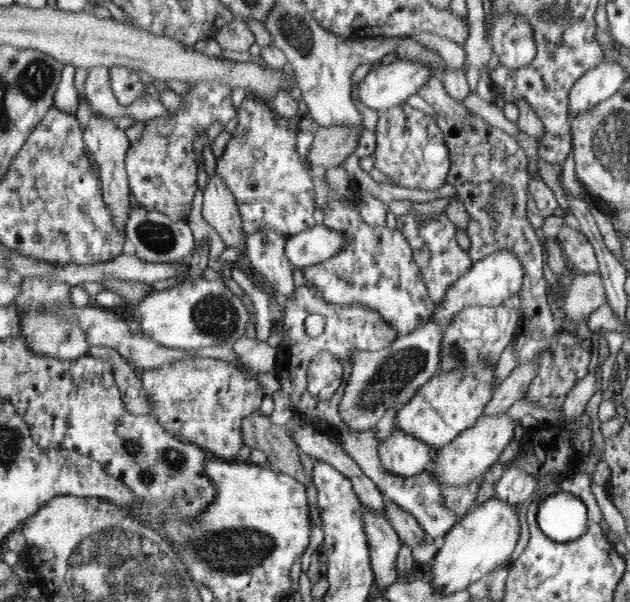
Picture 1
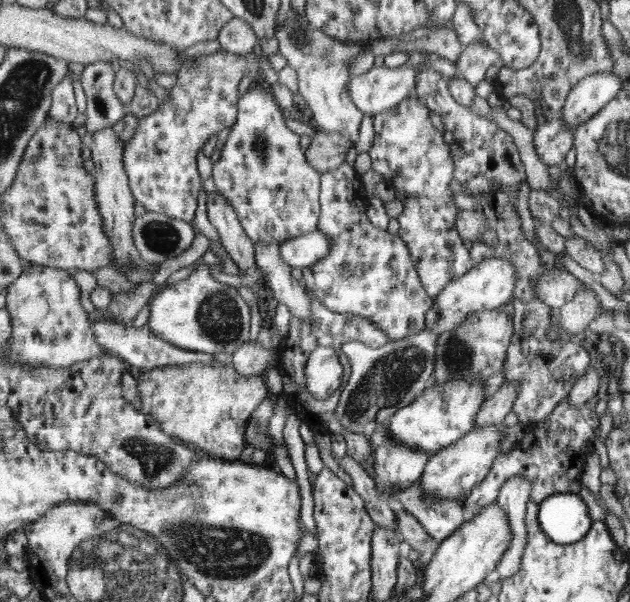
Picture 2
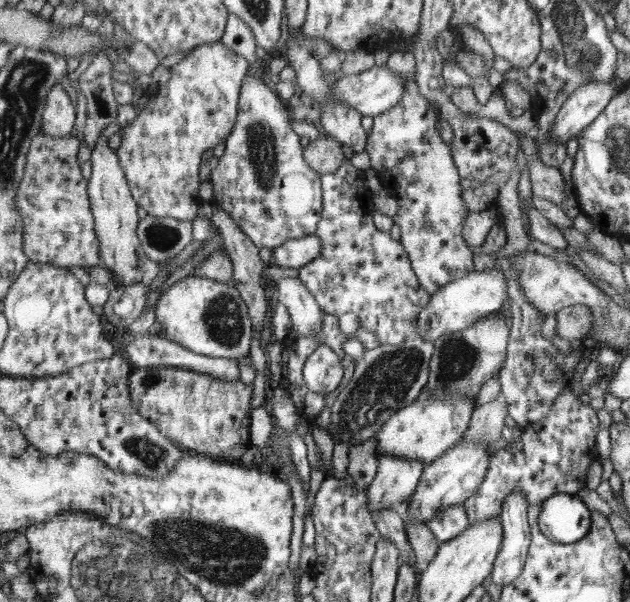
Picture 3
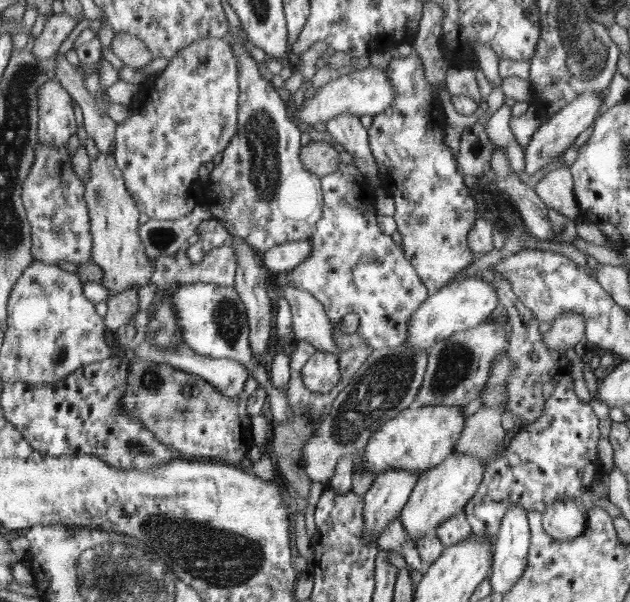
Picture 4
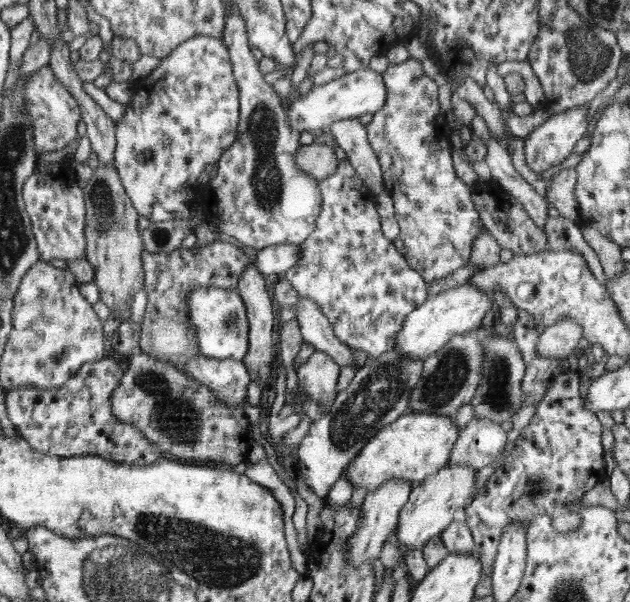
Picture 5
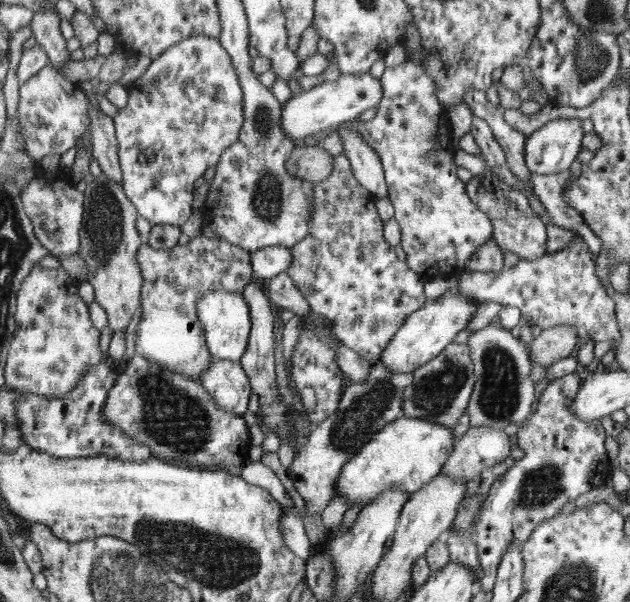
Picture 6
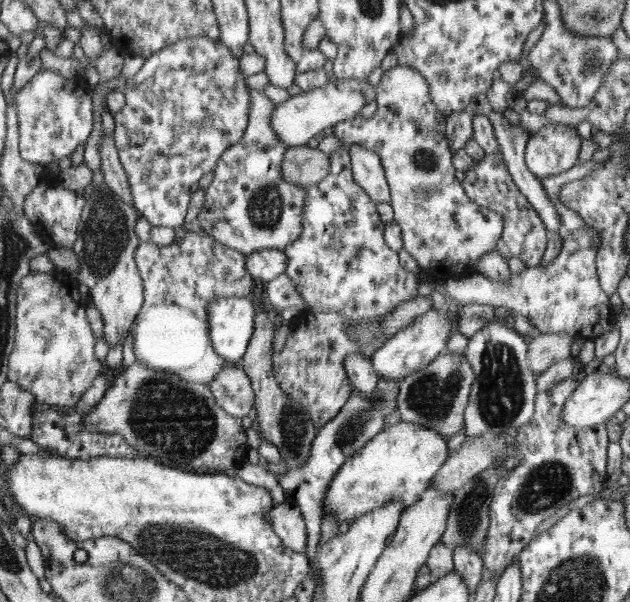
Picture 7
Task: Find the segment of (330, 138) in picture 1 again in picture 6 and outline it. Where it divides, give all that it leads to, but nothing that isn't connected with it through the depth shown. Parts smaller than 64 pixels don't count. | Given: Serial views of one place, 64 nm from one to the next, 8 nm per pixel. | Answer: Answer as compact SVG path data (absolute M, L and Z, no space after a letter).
M299 143L290 154L287 167L294 176L316 184L333 174L334 162L334 156L318 145L306 147Z

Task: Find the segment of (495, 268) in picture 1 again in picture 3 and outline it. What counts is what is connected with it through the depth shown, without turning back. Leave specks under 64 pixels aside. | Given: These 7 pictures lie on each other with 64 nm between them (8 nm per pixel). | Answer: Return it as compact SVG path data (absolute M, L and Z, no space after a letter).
M500 270L470 272L470 275L455 279L452 283L434 294L428 307L420 313L417 320L417 333L424 341L434 343L442 337L454 332L471 328L478 320L486 318L494 312L505 308L507 287Z

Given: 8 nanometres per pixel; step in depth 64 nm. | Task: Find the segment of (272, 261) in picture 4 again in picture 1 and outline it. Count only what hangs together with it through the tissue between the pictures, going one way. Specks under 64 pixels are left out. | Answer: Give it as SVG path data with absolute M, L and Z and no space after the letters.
M318 222L309 231L286 238L284 252L295 268L304 270L312 265L324 262L338 255L338 251L349 246L350 236L334 228L326 228Z

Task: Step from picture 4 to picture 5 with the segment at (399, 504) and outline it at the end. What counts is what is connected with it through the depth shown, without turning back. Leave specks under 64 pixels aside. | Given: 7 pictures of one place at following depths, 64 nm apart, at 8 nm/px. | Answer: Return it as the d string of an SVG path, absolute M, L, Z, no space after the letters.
M386 480L374 492L368 492L360 507L360 519L356 525L356 533L348 537L348 547L345 554L347 560L358 569L362 564L372 565L380 558L382 547L390 534L397 528L402 507L409 502L412 486L408 480Z

